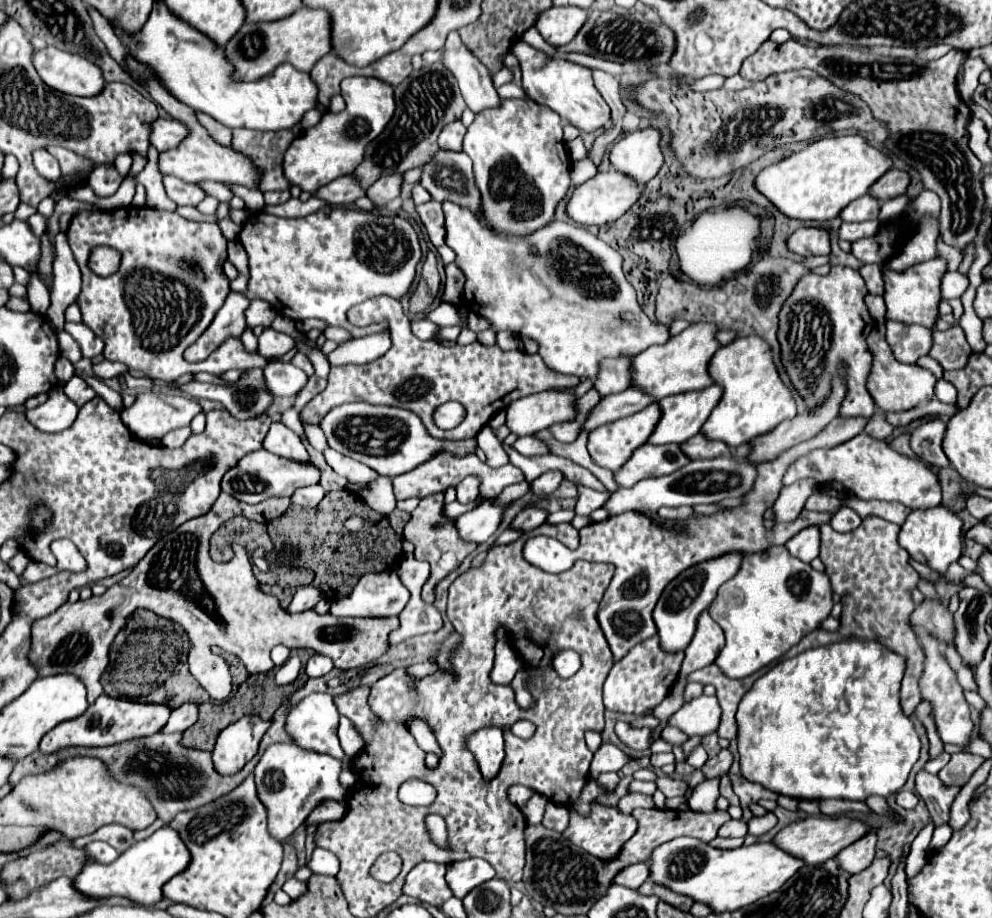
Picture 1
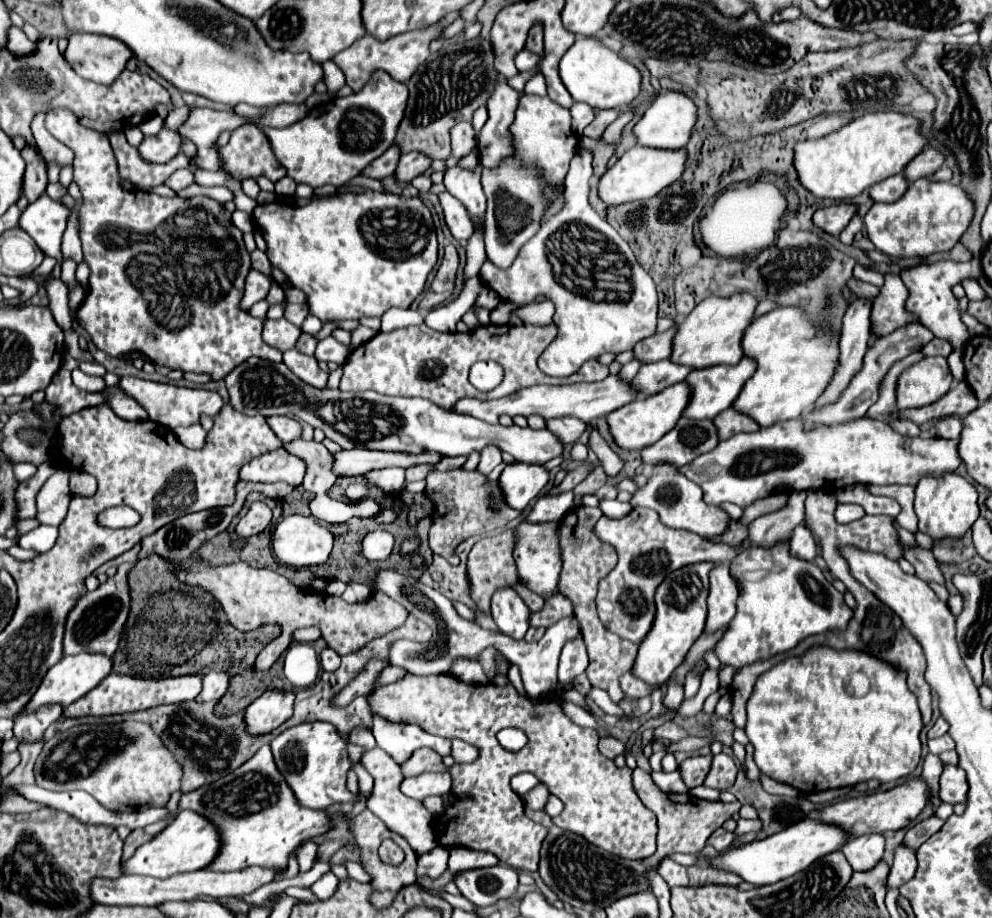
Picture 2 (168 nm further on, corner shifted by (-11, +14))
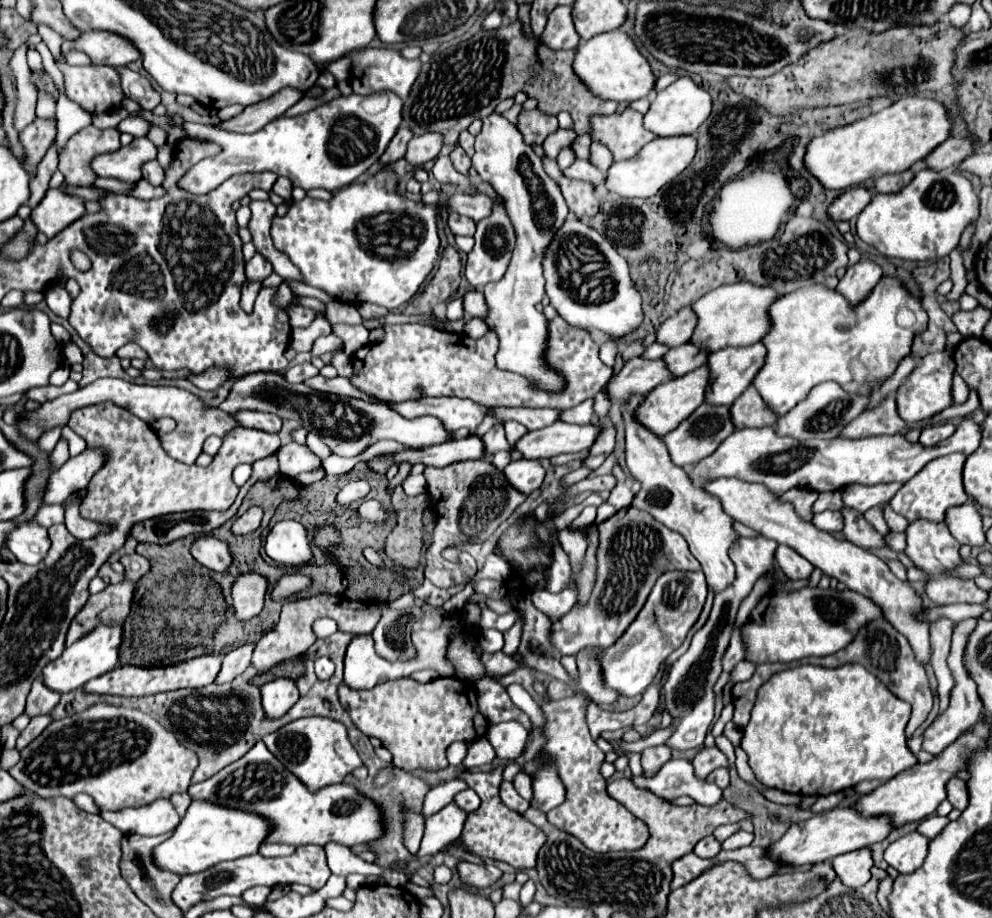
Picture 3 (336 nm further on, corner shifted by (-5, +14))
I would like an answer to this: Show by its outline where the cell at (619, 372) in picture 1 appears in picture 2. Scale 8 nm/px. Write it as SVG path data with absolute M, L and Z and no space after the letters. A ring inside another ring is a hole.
M677 324L663 334L655 334L655 336L649 336L649 338L637 342L635 344L635 358L645 362L645 364L669 358L671 352L673 352L675 332L677 332Z

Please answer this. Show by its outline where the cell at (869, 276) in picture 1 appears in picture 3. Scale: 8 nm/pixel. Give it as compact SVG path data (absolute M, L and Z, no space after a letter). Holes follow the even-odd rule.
M881 278L881 282L873 288L873 292L871 292L871 296L865 300L865 302L861 302L859 306L849 306L847 304L847 300L843 300L843 296L839 294L839 292L835 292L835 290L829 290L829 288L823 288L823 286L819 286L819 284L813 284L813 286L805 286L805 288L799 288L799 290L795 290L795 292L791 292L791 294L787 294L787 296L783 296L781 300L777 300L777 302L773 302L771 304L771 308L769 308L769 320L771 320L771 328L769 328L769 332L767 332L767 336L763 336L763 340L761 340L761 344L767 348L767 356L765 356L765 364L763 364L763 368L757 372L757 376L755 376L755 382L753 382L753 386L757 388L757 392L763 396L763 402L777 414L777 416L785 416L799 400L803 400L807 394L809 394L809 390L813 388L813 386L817 386L817 384L821 384L821 382L825 382L825 380L835 380L835 382L839 382L845 390L849 390L849 392L857 392L859 390L859 386L855 384L855 374L853 374L853 362L863 362L863 366L867 368L867 376L863 376L865 378L865 384L867 384L867 380L871 378L871 384L873 384L873 380L887 380L891 374L893 374L893 370L897 368L897 364L899 364L899 360L901 358L905 358L909 352L911 352L911 344L913 344L913 338L915 338L915 334L917 332L921 332L921 330L925 330L927 328L927 314L925 314L925 310L921 308L921 304L919 304L919 300L915 300L913 296L909 296L907 294L907 290L899 284L899 280L895 280L895 278ZM901 308L909 308L913 314L915 314L915 322L911 324L911 326L901 326L899 324L899 320L897 320L897 314L899 314L899 310Z

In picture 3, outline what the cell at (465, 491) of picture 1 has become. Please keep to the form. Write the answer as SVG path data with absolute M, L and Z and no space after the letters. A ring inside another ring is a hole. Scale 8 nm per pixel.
M495 426L491 428L485 436L481 436L483 444L485 444L485 458L501 452L501 450L509 450L511 446L507 444L507 438L505 438L505 430L503 426Z

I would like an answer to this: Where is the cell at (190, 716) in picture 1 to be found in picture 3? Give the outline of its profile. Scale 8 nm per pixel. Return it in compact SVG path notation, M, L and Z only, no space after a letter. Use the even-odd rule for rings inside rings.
M245 644L241 648L235 648L233 652L229 652L223 658L223 666L221 666L215 682L225 684L225 682L231 682L235 676L243 674L247 670L247 666L251 664L251 652L253 652L253 644Z

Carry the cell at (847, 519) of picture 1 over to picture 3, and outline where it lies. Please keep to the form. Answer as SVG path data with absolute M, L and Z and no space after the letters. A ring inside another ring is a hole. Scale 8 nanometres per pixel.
M831 510L819 512L813 518L813 526L817 526L819 530L825 530L825 532L843 530L843 514L841 512L831 512Z

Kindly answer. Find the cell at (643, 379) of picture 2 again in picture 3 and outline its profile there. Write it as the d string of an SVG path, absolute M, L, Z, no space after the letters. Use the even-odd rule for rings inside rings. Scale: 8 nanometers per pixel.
M683 344L683 346L677 346L677 348L671 348L665 356L663 356L663 362L667 366L667 370L671 372L673 378L679 378L699 366L703 366L707 362L707 352L699 350L697 346L693 344Z

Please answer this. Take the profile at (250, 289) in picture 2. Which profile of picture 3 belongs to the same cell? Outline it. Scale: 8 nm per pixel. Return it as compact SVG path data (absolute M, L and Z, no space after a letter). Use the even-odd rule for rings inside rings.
M255 254L255 256L245 264L245 272L247 272L247 280L261 282L261 280L265 280L265 278L273 272L273 268L271 268L271 264L269 264L263 256Z

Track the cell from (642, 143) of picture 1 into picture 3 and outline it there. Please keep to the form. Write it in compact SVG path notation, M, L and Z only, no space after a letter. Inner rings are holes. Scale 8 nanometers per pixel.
M679 78L665 90L657 92L657 96L651 102L651 108L643 116L643 126L649 132L655 132L655 136L691 136L697 132L697 128L707 120L711 112L711 96L699 88L691 78Z

